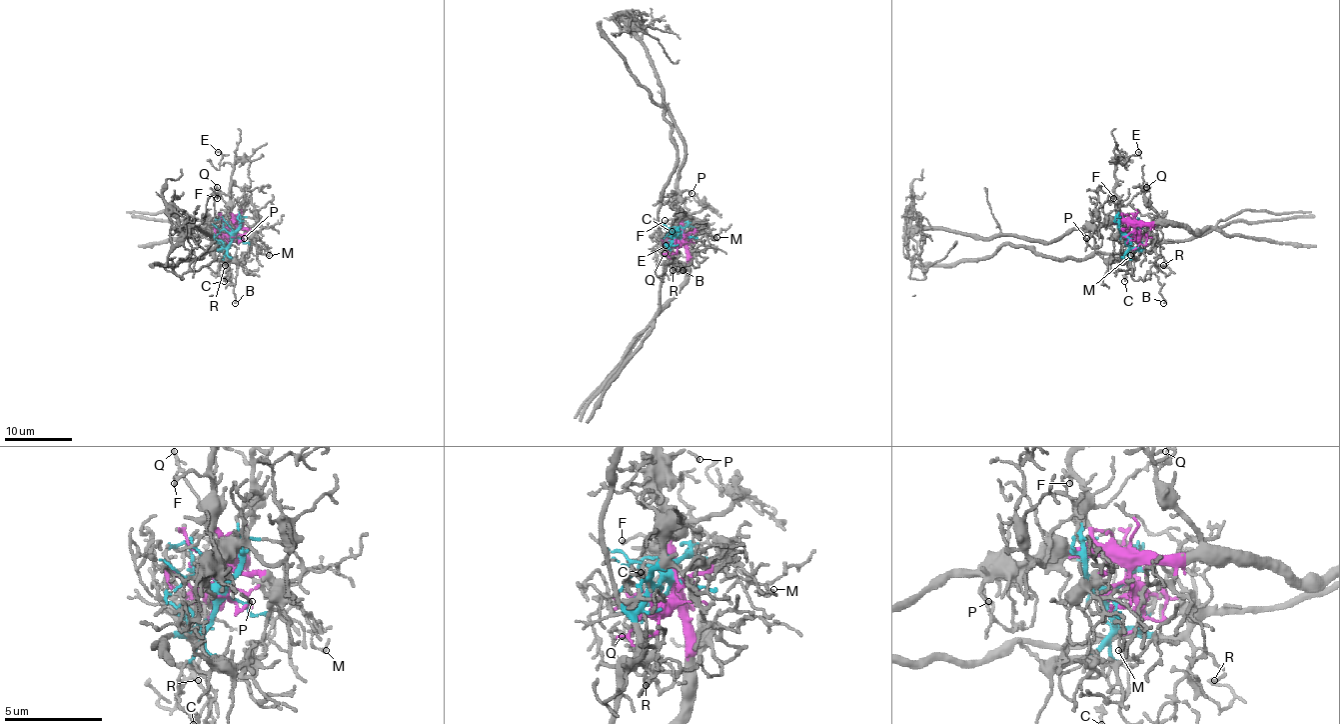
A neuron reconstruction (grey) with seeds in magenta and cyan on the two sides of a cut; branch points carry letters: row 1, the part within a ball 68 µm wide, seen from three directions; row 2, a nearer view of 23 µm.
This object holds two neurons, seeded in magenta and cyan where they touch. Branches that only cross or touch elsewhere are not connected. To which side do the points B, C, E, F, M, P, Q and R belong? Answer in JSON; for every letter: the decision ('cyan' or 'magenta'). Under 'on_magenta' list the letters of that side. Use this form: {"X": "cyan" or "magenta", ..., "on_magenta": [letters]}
{"B": "cyan", "C": "cyan", "E": "magenta", "F": "magenta", "M": "magenta", "P": "magenta", "Q": "magenta", "R": "cyan", "on_magenta": ["E", "F", "M", "P", "Q"]}

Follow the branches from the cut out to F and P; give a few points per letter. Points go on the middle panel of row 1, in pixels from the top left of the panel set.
F: (681, 236), (679, 229), (671, 219), (665, 221)
P: (681, 236), (683, 241), (678, 197), (683, 190), (691, 192)

